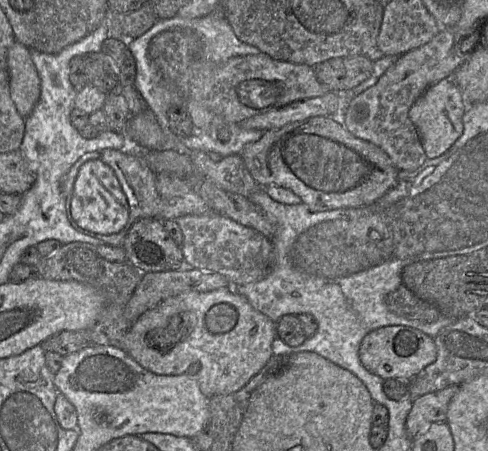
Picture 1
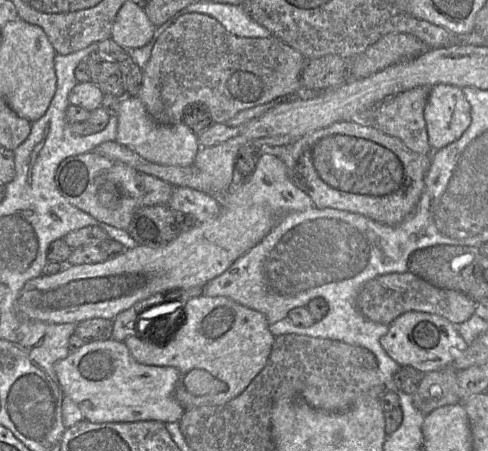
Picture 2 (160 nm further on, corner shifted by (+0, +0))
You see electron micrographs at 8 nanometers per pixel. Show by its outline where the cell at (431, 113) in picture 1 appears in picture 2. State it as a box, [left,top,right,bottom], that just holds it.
[424,84,471,151]

